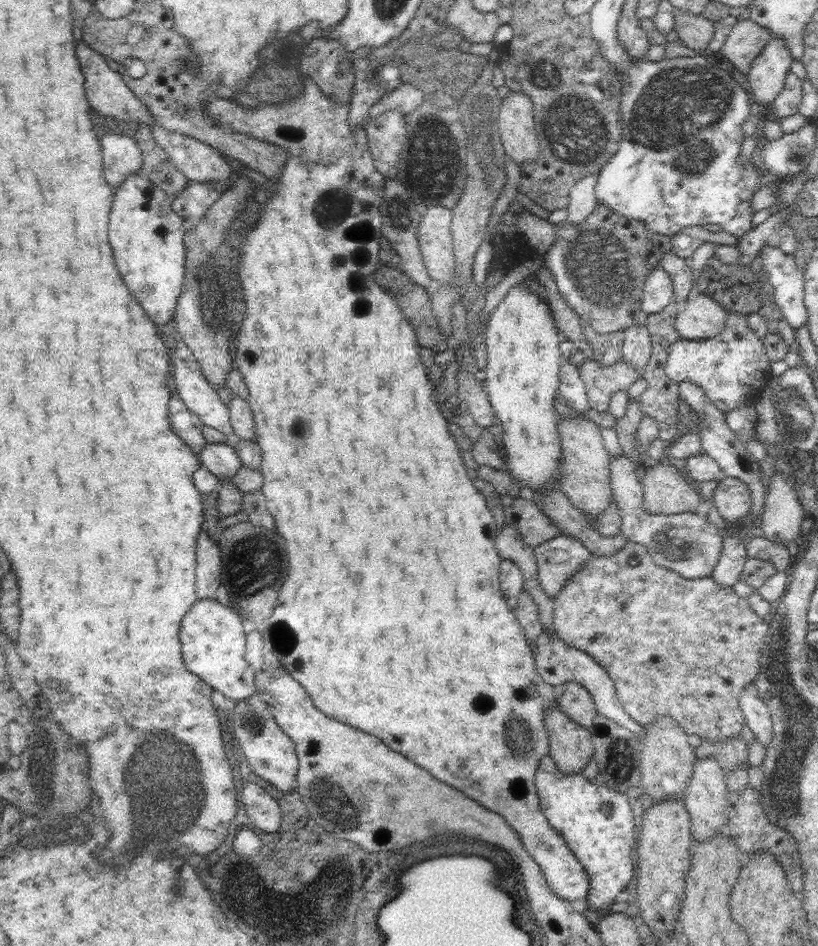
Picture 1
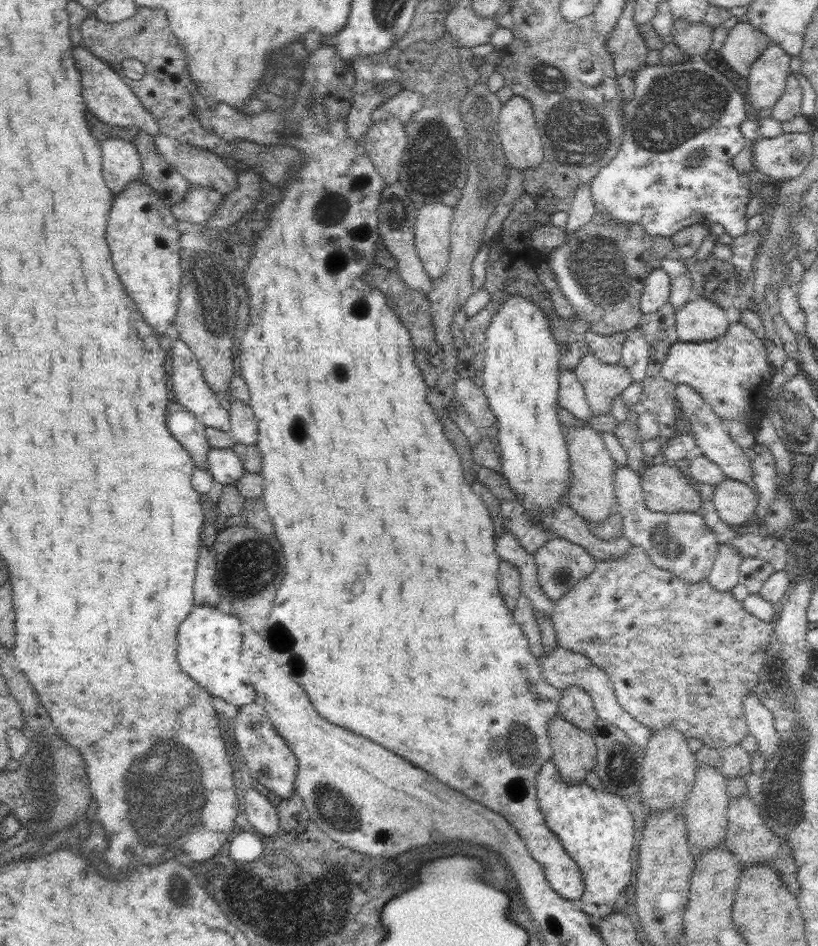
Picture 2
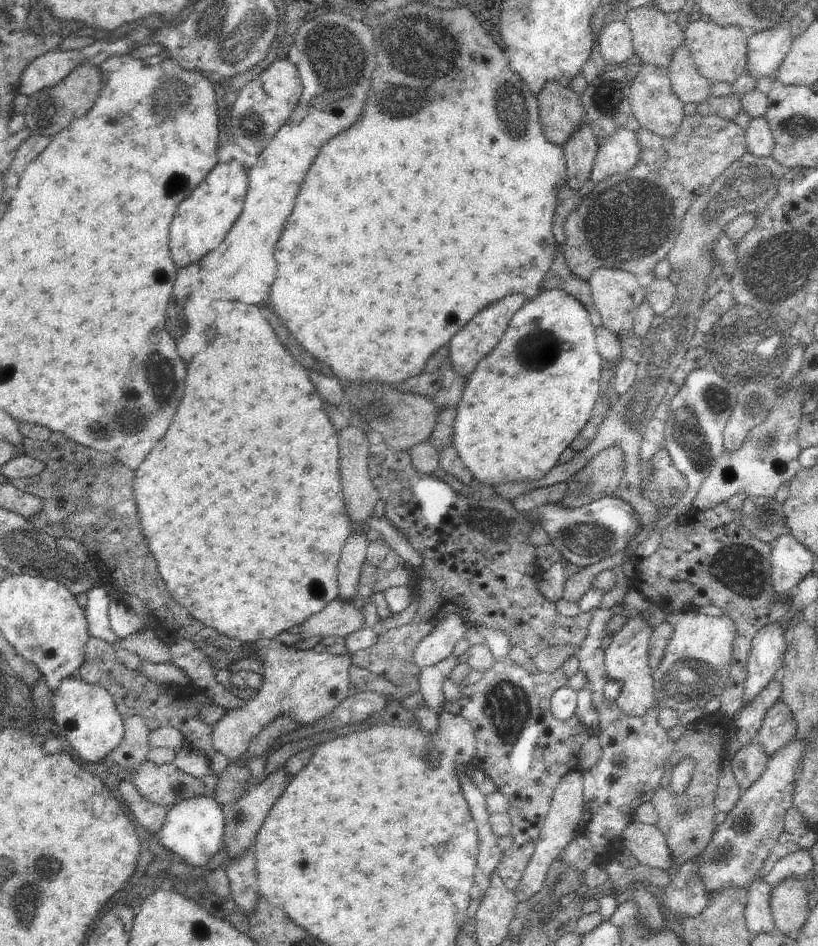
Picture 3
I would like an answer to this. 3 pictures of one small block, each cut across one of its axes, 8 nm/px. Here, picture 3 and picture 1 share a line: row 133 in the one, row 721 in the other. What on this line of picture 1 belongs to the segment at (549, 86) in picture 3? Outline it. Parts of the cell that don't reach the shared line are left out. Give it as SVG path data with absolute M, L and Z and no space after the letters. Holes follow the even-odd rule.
M557 702L545 710L543 726L549 736L549 754L557 770L563 774L583 774L583 768L595 754L589 730L571 720Z

